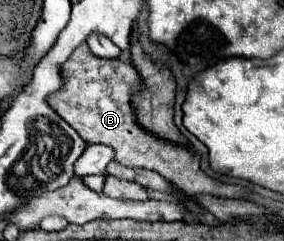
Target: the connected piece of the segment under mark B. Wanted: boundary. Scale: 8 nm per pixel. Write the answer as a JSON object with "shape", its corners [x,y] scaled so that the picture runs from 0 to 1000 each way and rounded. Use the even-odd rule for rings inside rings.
{"shape":[[[292,178],[264,220],[250,220],[236,270],[222,270],[222,353],[165,402],[165,427],[180,427],[194,469],[229,494],[299,593],[384,602],[405,627],[405,668],[426,685],[553,710],[665,809],[736,801],[757,817],[842,826],[870,801],[842,768],[792,768],[722,726],[701,693],[701,643],[658,610],[602,602],[496,535],[461,444],[461,394],[475,369],[489,369],[489,303],[461,261],[433,245],[349,245],[306,203],[306,178]]]}

